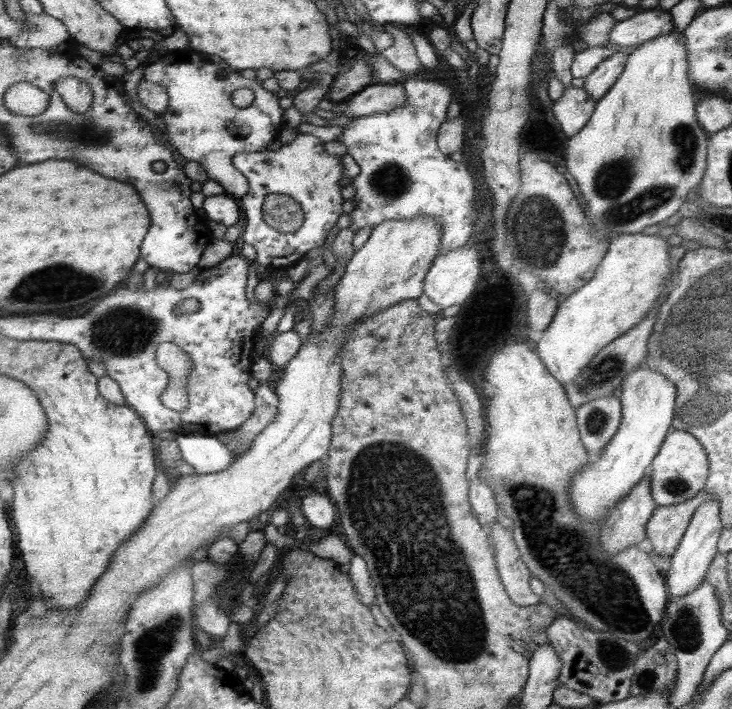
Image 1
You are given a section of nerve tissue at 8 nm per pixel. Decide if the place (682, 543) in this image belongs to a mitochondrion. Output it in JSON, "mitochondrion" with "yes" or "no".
{"mitochondrion":"no"}

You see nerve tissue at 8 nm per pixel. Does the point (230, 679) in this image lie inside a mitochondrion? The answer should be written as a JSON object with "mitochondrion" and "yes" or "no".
{"mitochondrion":"no"}

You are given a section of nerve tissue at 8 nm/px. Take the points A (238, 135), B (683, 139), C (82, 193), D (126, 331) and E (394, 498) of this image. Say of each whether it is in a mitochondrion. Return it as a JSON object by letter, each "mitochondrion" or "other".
{"A":"other","B":"mitochondrion","C":"other","D":"mitochondrion","E":"mitochondrion"}

